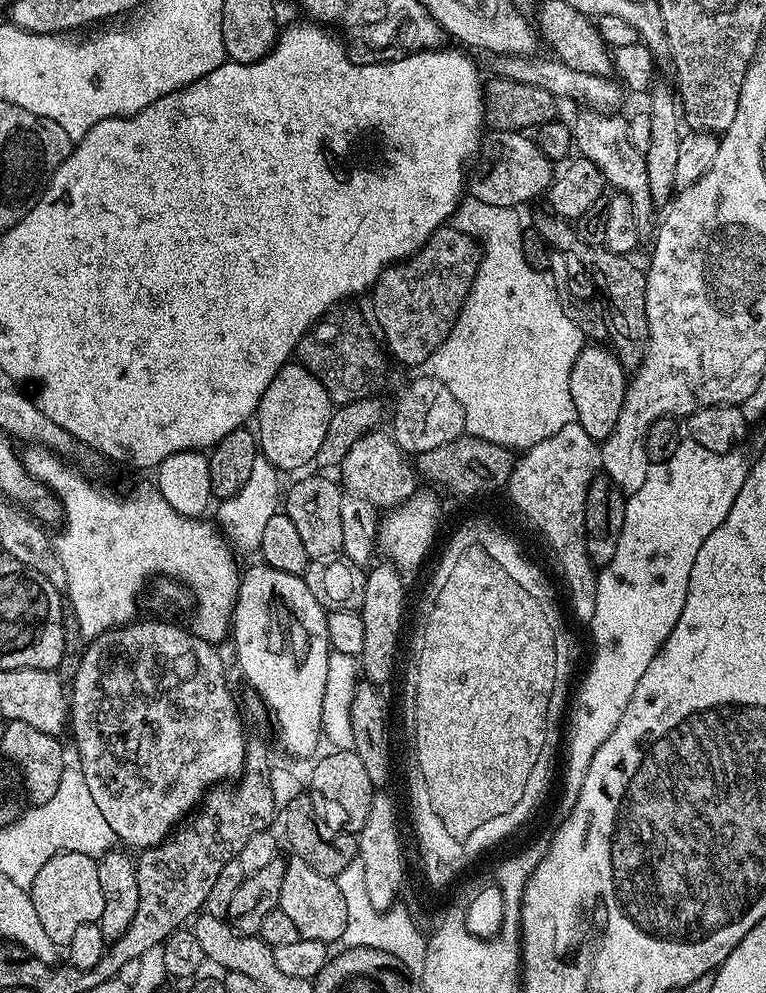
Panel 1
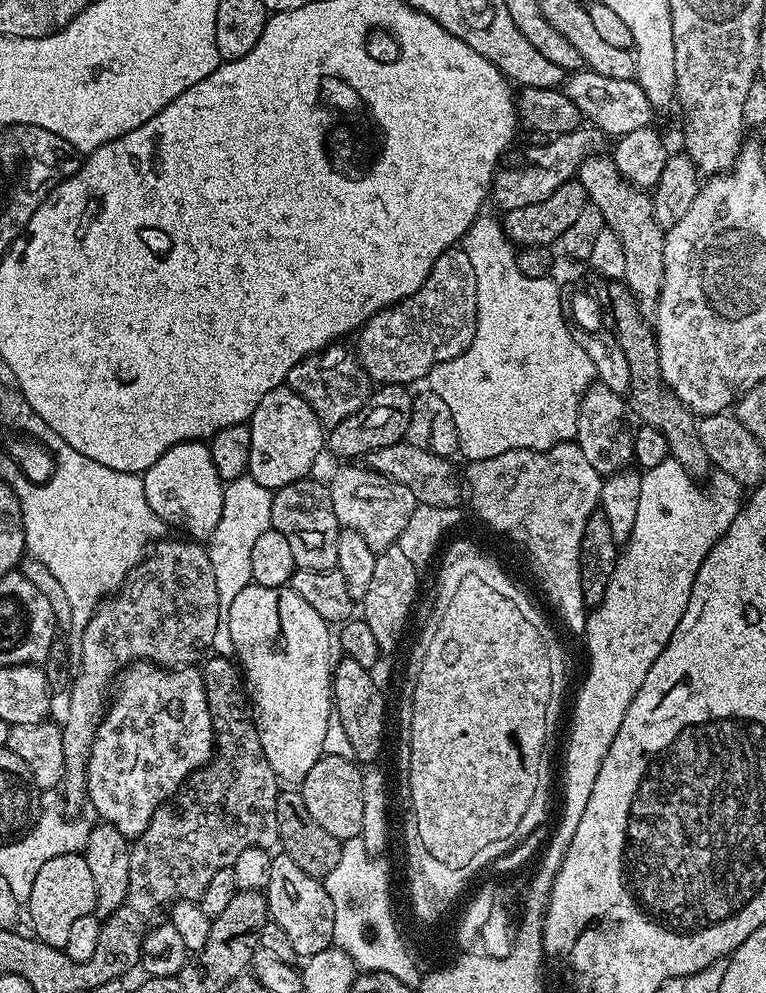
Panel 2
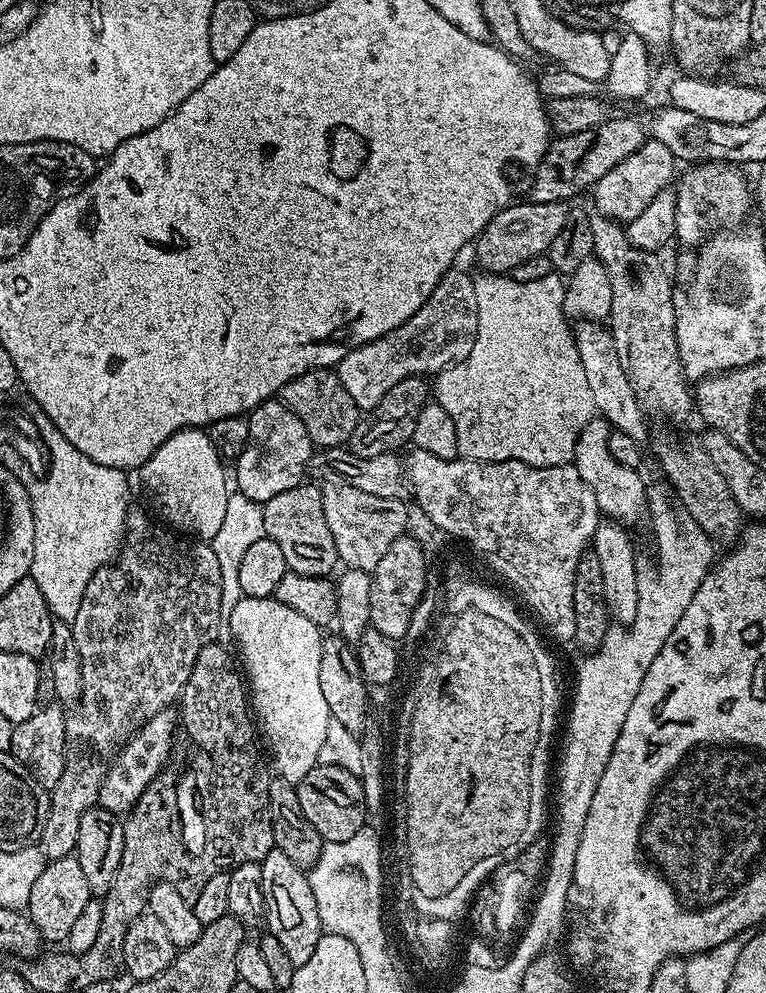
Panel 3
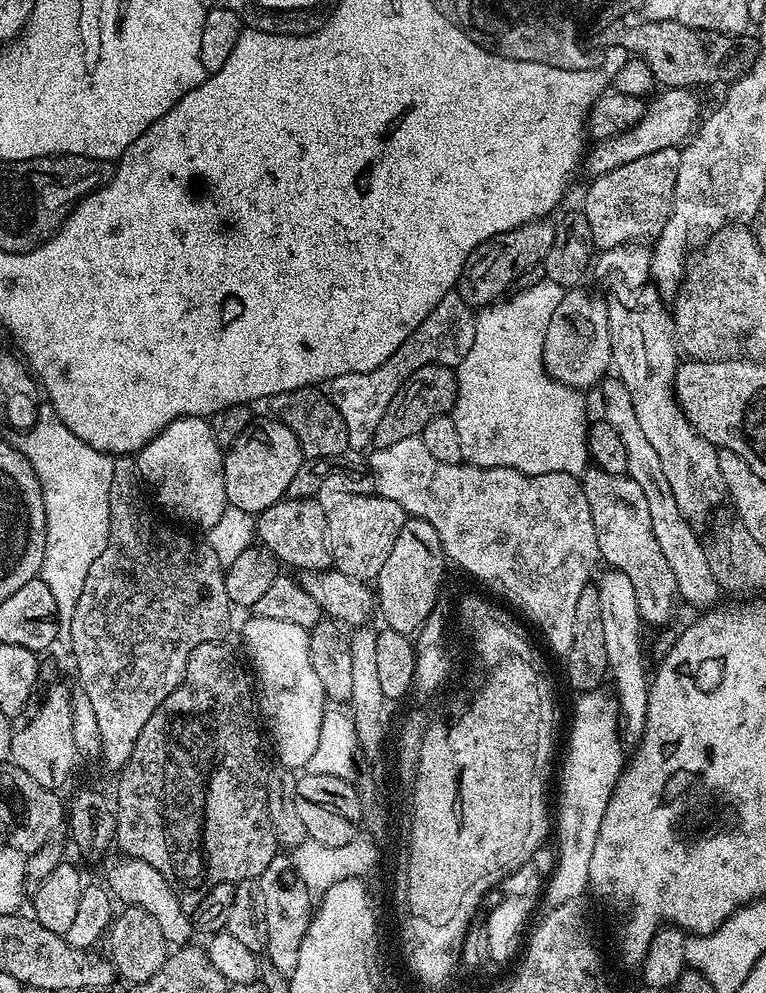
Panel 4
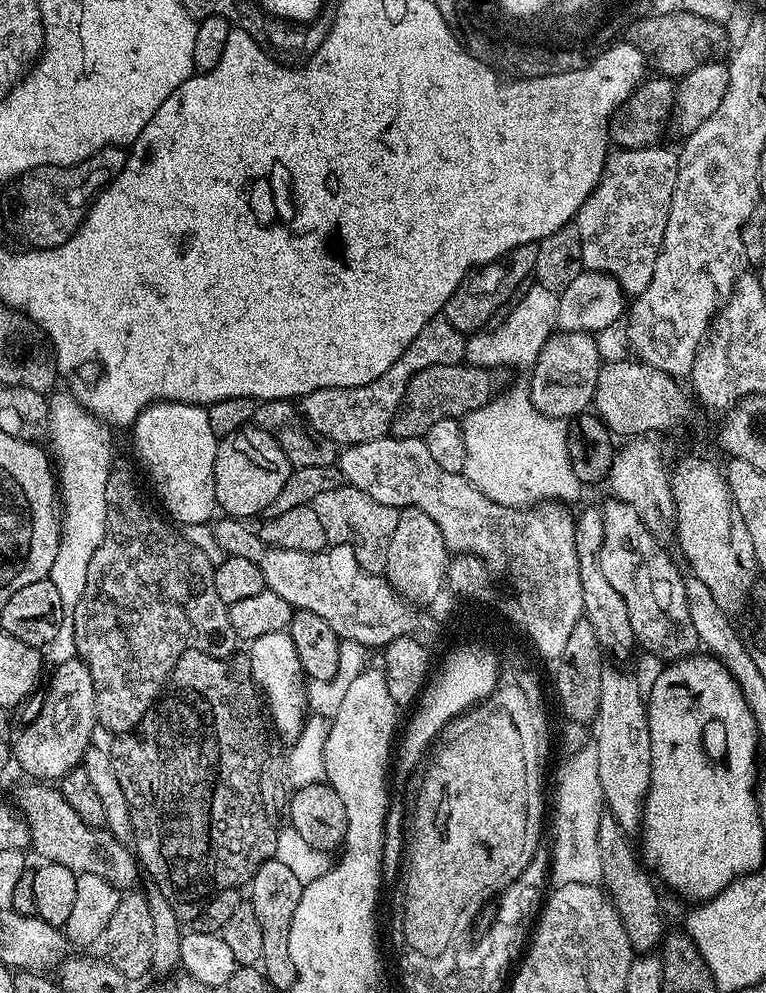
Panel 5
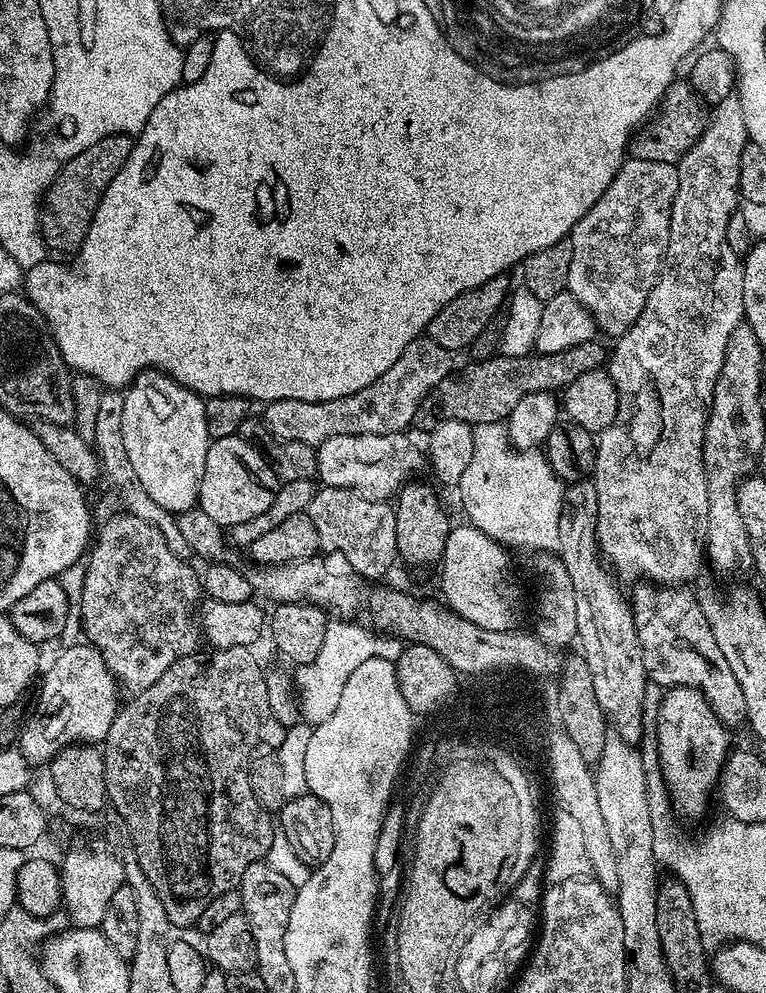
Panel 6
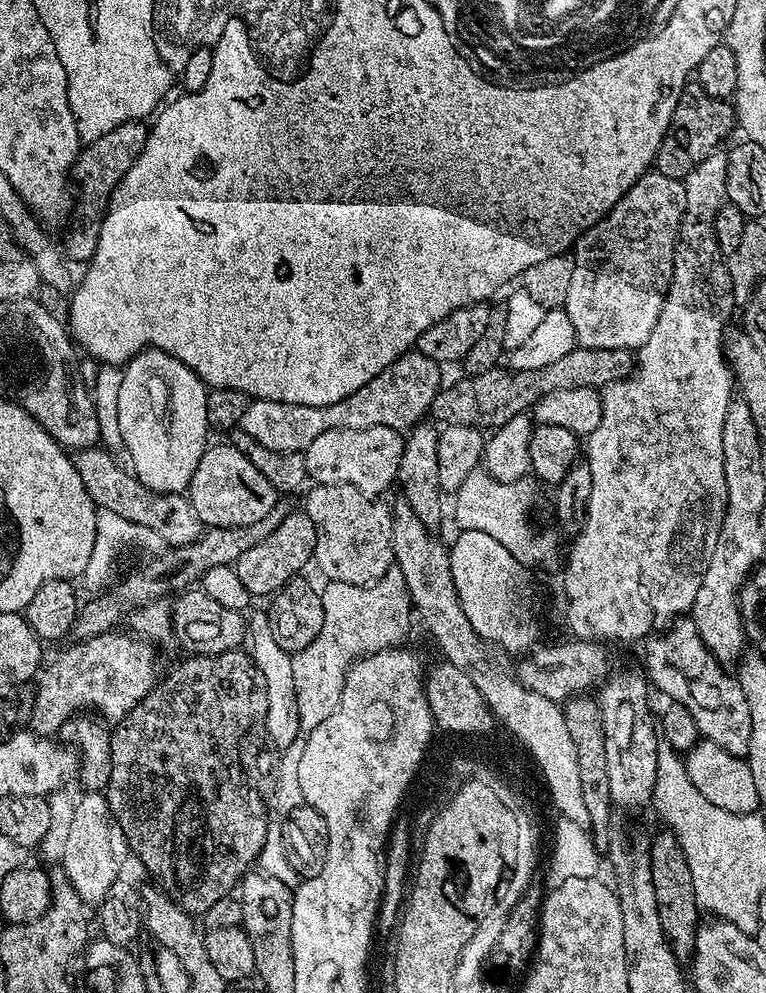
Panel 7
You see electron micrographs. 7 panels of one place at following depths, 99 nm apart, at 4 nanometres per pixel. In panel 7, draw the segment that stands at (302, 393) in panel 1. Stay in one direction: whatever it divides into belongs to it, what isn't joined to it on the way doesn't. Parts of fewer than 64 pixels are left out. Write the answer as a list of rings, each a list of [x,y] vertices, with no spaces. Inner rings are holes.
[[[230,442],[215,444],[204,449],[202,458],[198,462],[198,470],[194,470],[194,478],[188,483],[186,495],[194,506],[194,514],[198,514],[201,525],[208,528],[237,528],[262,522],[262,518],[270,514],[270,510],[278,499],[274,486],[270,486],[270,482],[262,478],[262,470],[258,470],[258,466],[254,466],[254,462],[246,458],[246,454],[242,454]]]

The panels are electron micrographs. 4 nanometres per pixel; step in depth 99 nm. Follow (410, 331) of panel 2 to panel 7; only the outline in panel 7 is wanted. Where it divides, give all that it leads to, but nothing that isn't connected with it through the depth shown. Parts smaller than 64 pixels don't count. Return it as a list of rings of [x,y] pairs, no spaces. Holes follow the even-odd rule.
[[[415,350],[408,352],[405,356],[399,356],[378,378],[370,378],[362,390],[354,390],[350,398],[342,398],[342,402],[334,402],[330,406],[302,406],[301,404],[287,404],[286,402],[274,402],[273,400],[252,400],[248,405],[246,414],[242,418],[240,428],[250,438],[254,438],[266,450],[275,452],[298,452],[303,453],[305,448],[318,438],[318,434],[326,434],[326,430],[366,430],[374,426],[386,426],[397,430],[408,430],[417,422],[423,421],[429,415],[432,407],[432,399],[442,387],[440,381],[441,365],[435,364],[426,354]]]

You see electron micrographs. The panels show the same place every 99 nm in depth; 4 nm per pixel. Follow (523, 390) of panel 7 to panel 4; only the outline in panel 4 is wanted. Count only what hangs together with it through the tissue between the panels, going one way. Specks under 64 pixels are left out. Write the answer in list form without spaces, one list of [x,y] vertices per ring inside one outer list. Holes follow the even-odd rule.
[[[441,364],[422,366],[402,382],[398,394],[386,406],[386,414],[382,414],[382,422],[376,427],[376,448],[385,448],[394,442],[402,442],[402,438],[419,436],[420,431],[430,422],[439,416],[447,416],[451,413],[452,407],[456,405],[456,373],[453,369]]]

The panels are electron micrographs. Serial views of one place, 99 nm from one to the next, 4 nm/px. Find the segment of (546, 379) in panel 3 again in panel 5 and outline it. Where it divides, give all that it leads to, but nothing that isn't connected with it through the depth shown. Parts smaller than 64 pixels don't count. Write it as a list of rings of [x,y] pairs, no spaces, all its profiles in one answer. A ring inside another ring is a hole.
[[[532,286],[532,289],[526,292],[511,305],[505,320],[499,321],[491,330],[481,330],[467,337],[467,363],[489,370],[524,367],[527,369],[535,364],[542,346],[548,344],[557,327],[556,311],[559,310],[559,302],[557,293],[539,286]],[[527,387],[512,388],[505,396],[499,396],[463,417],[466,466],[462,475],[478,491],[486,494],[486,498],[507,508],[528,508],[541,502],[569,502],[568,500],[574,499],[582,491],[582,485],[578,474],[574,474],[568,453],[569,425],[563,420],[555,420],[553,416],[541,414],[534,406]]]

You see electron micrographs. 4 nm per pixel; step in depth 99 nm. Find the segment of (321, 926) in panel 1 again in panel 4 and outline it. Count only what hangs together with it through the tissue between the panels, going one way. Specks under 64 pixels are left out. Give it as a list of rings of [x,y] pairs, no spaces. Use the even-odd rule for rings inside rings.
[[[277,854],[270,866],[266,866],[258,883],[262,890],[264,921],[268,931],[266,954],[284,976],[291,977],[294,966],[298,966],[298,946],[302,946],[302,938],[314,915],[313,893],[308,891],[291,859],[284,854]]]

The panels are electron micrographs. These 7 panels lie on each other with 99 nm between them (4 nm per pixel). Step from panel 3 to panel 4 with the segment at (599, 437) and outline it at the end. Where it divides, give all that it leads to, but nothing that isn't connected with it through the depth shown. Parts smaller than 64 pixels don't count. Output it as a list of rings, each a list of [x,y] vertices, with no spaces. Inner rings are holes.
[[[592,466],[582,477],[586,502],[590,502],[590,514],[598,538],[600,560],[609,569],[626,574],[634,586],[638,600],[640,619],[645,625],[664,624],[672,616],[672,607],[678,604],[676,582],[662,549],[651,529],[649,507],[642,487],[631,477],[606,474]]]

